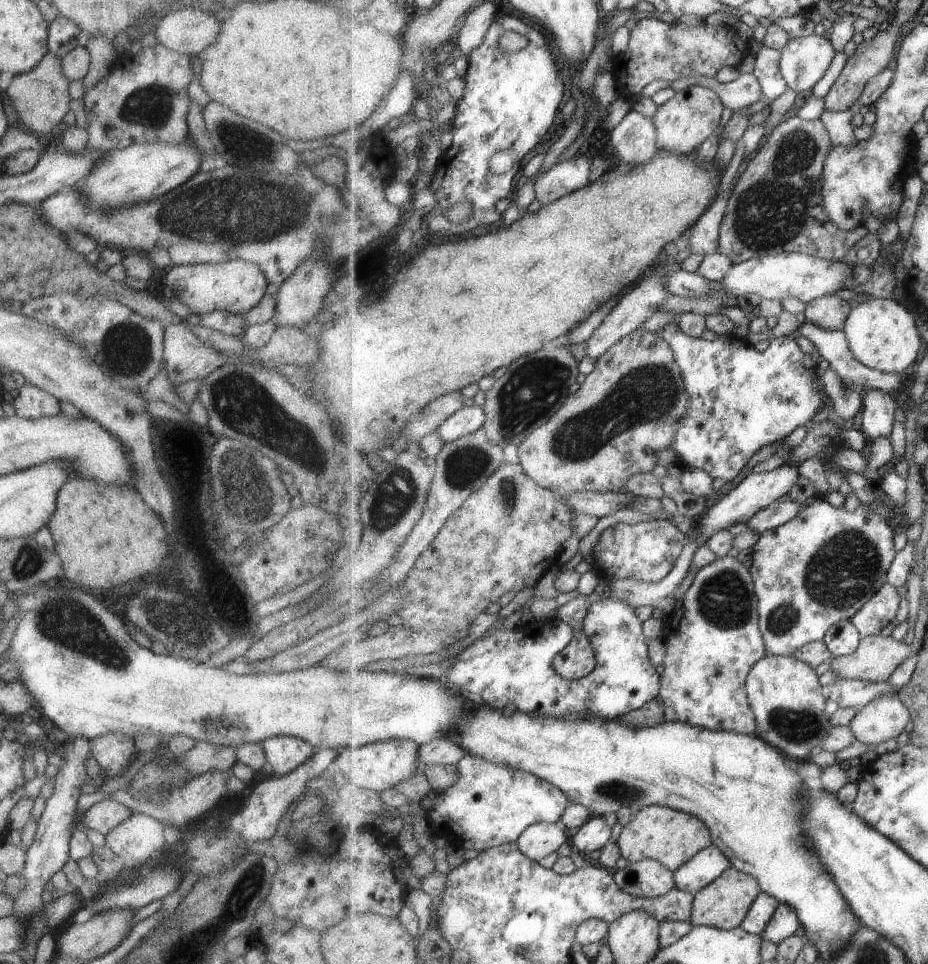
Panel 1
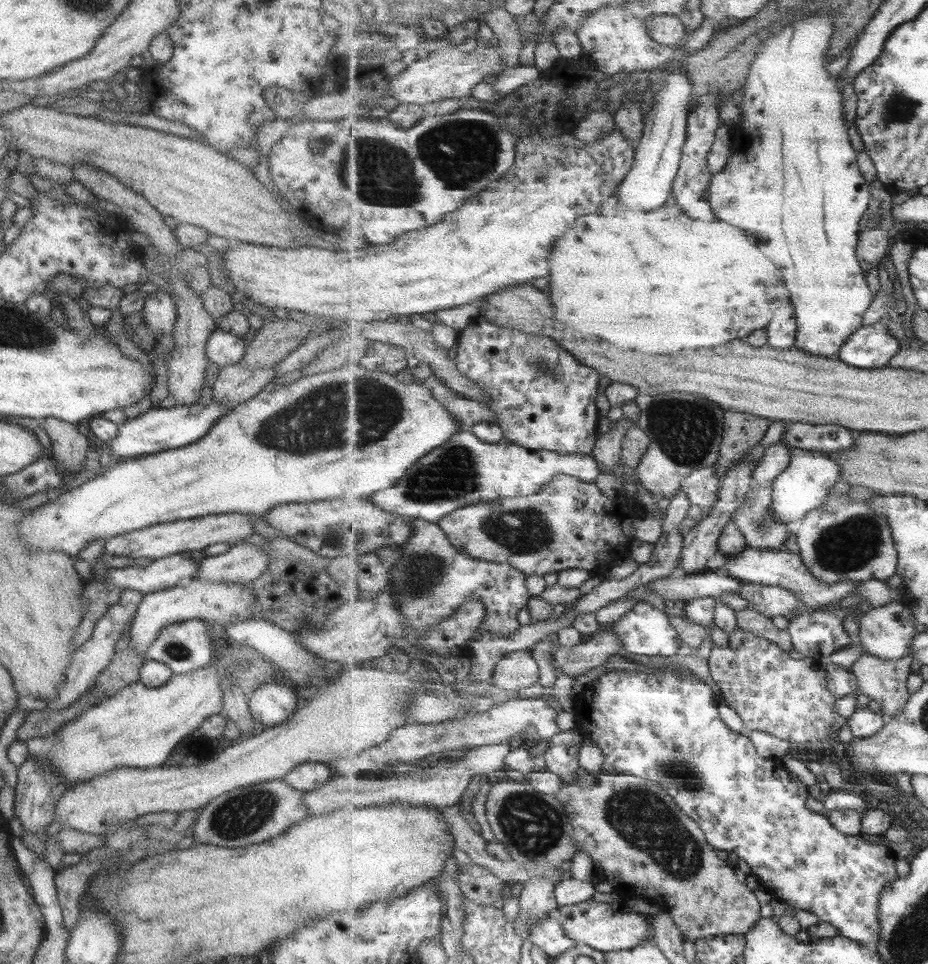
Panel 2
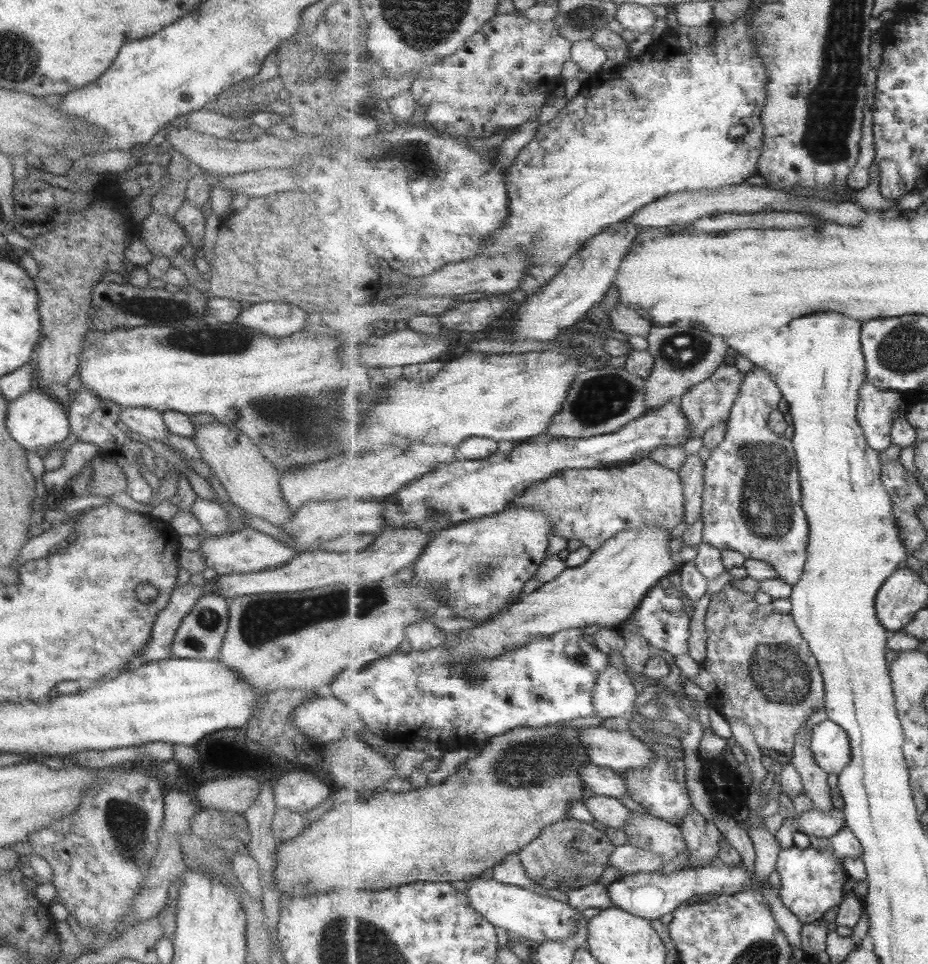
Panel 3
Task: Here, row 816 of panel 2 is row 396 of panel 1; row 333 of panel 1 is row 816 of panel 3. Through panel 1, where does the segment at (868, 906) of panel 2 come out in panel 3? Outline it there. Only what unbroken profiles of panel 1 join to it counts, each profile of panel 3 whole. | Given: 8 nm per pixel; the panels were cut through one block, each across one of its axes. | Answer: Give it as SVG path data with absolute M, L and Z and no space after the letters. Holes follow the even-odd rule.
M643 740L656 753L656 762L645 768L631 768L627 772L621 772L621 777L627 783L627 791L633 800L643 808L671 824L682 826L683 821L691 812L691 798L687 790L687 778L685 778L685 762L683 762L683 748L665 746L661 742L653 743Z

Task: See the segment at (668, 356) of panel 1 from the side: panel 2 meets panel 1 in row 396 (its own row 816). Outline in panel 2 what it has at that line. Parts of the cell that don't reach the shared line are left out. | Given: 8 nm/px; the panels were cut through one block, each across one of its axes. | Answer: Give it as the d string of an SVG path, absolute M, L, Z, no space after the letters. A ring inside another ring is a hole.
M586 771L586 775L582 778L576 778L575 782L565 784L561 787L559 792L556 792L555 797L559 799L563 806L567 809L571 826L573 827L572 839L576 850L583 850L590 856L593 862L594 869L599 868L604 872L606 881L610 883L614 890L625 898L645 898L657 905L662 909L667 910L673 914L673 920L678 925L684 941L691 941L693 944L701 938L713 938L714 936L721 935L746 935L751 929L754 928L755 923L761 918L761 904L757 900L757 896L753 894L753 890L749 889L745 883L738 877L736 870L727 864L727 861L721 860L717 856L717 848L713 846L710 841L706 839L706 833L699 826L696 820L693 820L687 813L682 811L682 808L677 804L677 801L663 790L652 780L645 780L638 776L626 774L607 774L607 773L592 773Z

